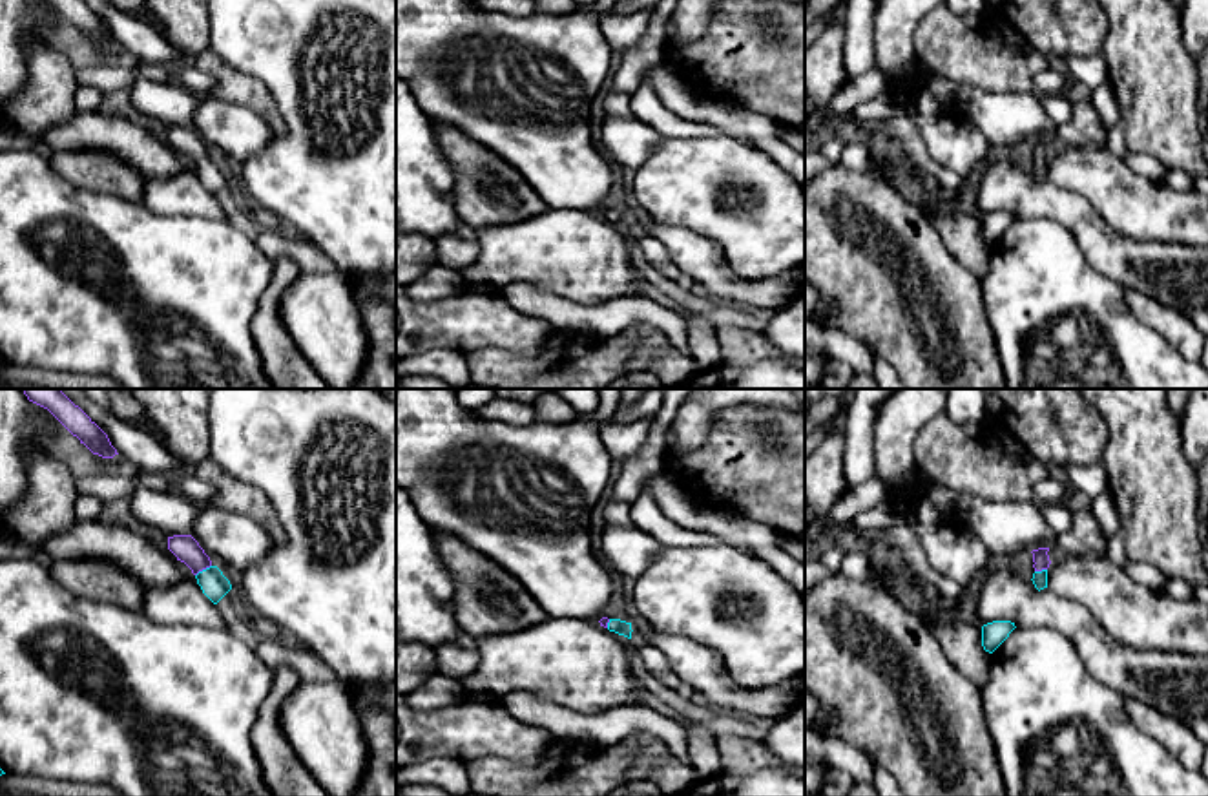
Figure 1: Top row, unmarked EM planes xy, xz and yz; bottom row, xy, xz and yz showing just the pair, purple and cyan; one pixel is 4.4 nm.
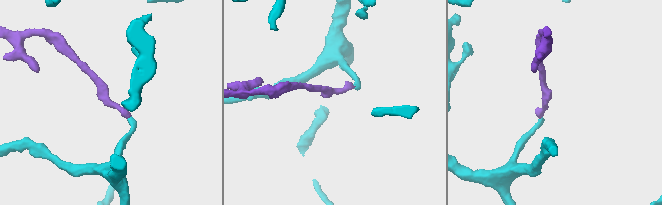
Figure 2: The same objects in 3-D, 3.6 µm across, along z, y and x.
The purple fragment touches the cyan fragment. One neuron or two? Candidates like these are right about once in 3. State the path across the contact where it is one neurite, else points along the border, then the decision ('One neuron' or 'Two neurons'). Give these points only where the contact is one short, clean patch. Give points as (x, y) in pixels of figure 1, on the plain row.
Path across: xy (187, 141), (203, 159), (214, 176). One neuron

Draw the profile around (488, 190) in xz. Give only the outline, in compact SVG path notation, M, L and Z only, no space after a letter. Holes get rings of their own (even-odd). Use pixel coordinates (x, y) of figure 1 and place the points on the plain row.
M432 120L438 146L449 162L453 203L462 223L473 230L513 225L549 210L524 175L463 131Z

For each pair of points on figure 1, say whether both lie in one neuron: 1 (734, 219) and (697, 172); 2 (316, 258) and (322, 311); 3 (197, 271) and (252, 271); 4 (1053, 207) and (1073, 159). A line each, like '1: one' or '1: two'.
1: one
2: two
3: one
4: two

